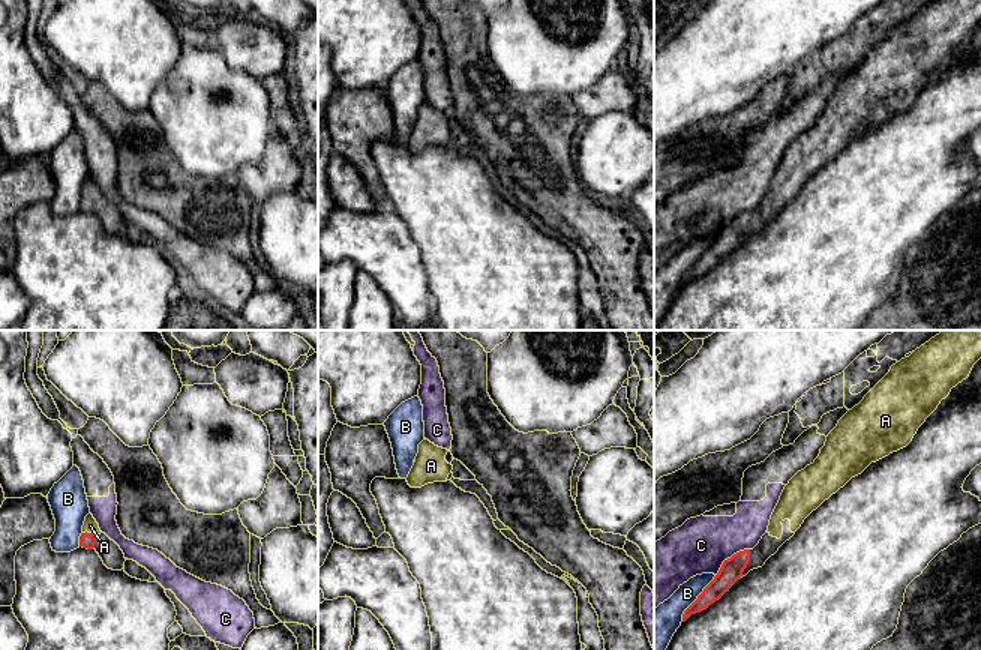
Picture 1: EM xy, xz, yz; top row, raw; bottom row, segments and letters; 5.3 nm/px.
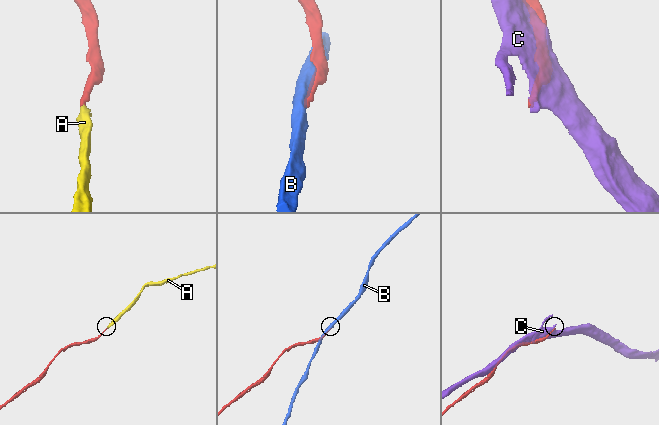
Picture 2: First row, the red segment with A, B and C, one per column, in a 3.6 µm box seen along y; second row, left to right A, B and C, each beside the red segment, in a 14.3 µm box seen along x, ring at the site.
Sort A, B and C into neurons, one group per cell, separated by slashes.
A / B / C

